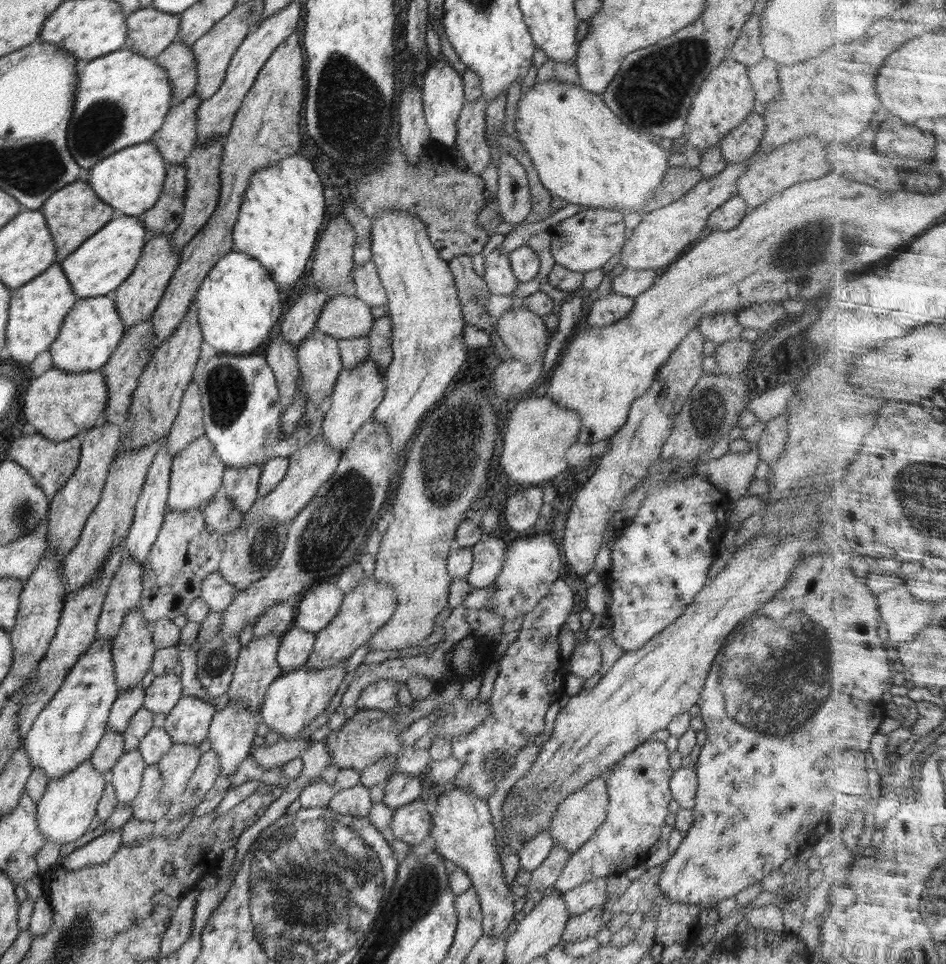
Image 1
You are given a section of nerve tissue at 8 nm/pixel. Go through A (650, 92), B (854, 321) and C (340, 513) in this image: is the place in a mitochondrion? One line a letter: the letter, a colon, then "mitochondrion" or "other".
A: mitochondrion
B: other
C: mitochondrion

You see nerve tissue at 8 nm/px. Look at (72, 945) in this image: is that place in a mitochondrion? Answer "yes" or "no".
yes

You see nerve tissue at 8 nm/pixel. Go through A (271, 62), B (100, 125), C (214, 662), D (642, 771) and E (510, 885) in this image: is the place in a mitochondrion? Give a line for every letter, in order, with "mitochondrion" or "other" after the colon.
A: other
B: mitochondrion
C: mitochondrion
D: other
E: other

